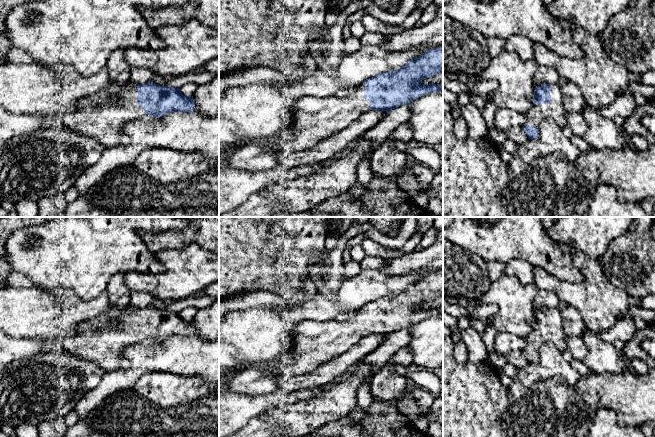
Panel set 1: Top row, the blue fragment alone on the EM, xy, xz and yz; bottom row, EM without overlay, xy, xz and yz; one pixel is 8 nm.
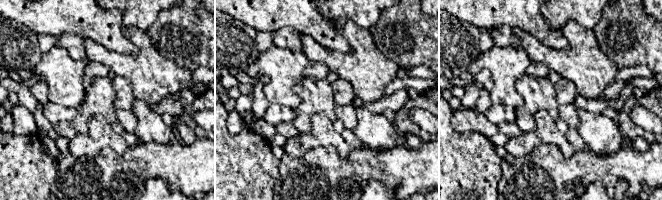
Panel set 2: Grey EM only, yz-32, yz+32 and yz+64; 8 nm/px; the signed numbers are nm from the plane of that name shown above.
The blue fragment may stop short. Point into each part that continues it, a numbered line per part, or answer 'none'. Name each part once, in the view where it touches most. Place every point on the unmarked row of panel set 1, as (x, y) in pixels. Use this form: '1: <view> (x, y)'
1: yz (555, 333)

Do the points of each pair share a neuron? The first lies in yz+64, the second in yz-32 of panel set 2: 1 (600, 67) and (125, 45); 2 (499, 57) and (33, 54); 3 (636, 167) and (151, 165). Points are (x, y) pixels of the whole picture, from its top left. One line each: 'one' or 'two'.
1: two
2: two
3: one

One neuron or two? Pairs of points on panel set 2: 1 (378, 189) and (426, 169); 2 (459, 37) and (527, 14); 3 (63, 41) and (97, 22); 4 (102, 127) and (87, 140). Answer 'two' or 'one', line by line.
1: two
2: two
3: two
4: one

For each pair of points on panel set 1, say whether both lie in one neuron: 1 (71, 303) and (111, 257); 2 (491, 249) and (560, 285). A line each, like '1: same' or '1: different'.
1: different
2: different

